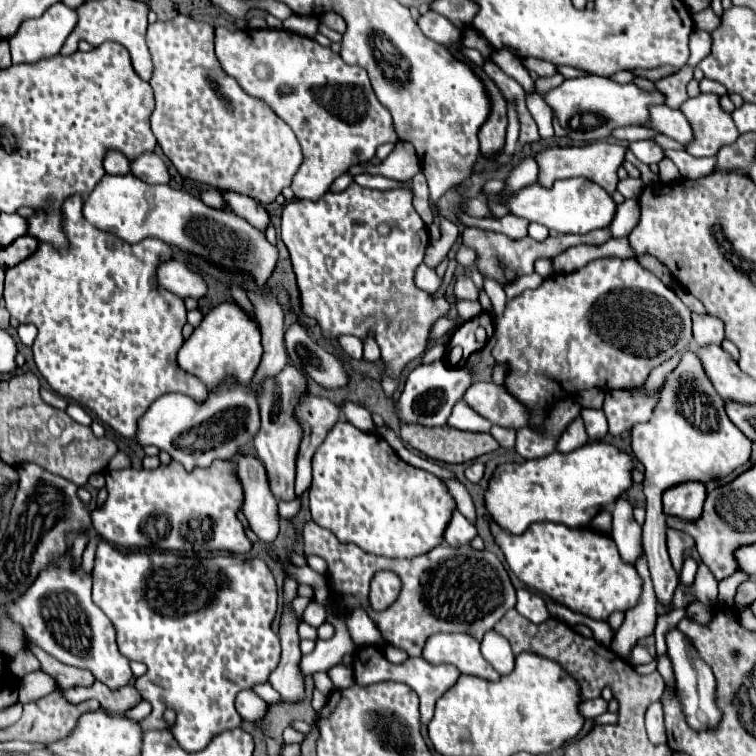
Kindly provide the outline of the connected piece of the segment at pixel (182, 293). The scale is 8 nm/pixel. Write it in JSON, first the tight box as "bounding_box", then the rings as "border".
{"bounding_box":[156,259,206,299],"border":[[[170,259],[170,261],[164,261],[162,265],[158,265],[156,279],[164,289],[176,293],[182,299],[184,297],[200,299],[206,293],[204,279],[198,273],[190,271],[186,267],[186,263],[176,261],[176,259]]]}

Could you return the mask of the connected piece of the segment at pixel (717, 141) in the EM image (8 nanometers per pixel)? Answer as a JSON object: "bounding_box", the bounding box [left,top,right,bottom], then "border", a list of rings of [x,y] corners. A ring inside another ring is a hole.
{"bounding_box":[680,95,738,157],"border":[[[702,95],[688,99],[680,111],[690,119],[694,129],[694,143],[686,147],[686,151],[694,157],[716,155],[722,145],[730,145],[738,139],[738,129],[728,113],[720,109],[718,95]]]}

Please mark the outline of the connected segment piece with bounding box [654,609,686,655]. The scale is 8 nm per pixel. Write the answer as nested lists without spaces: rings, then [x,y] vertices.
[[[676,609],[668,614],[659,616],[654,631],[657,655],[663,655],[666,652],[665,635],[667,631],[675,627],[685,615],[686,611],[684,609]]]

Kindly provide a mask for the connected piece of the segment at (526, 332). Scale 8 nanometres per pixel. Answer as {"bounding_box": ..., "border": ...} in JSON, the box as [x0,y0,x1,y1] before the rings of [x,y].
{"bounding_box":[492,259,692,459],"border":[[[596,259],[574,273],[558,273],[538,289],[528,289],[522,295],[508,301],[506,311],[498,317],[496,345],[492,355],[498,363],[508,363],[510,373],[506,387],[532,409],[532,425],[524,427],[516,435],[516,451],[524,459],[544,457],[556,451],[556,443],[562,431],[578,417],[580,403],[574,399],[580,391],[598,387],[610,389],[640,389],[650,371],[668,361],[678,351],[686,349],[692,341],[692,311],[680,301],[680,297],[664,285],[652,271],[644,269],[636,259]]]}

